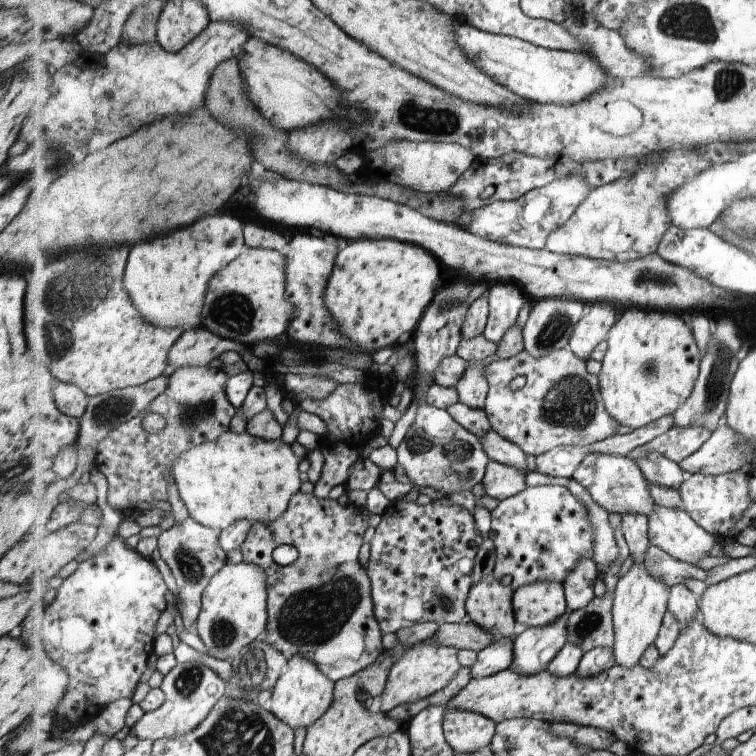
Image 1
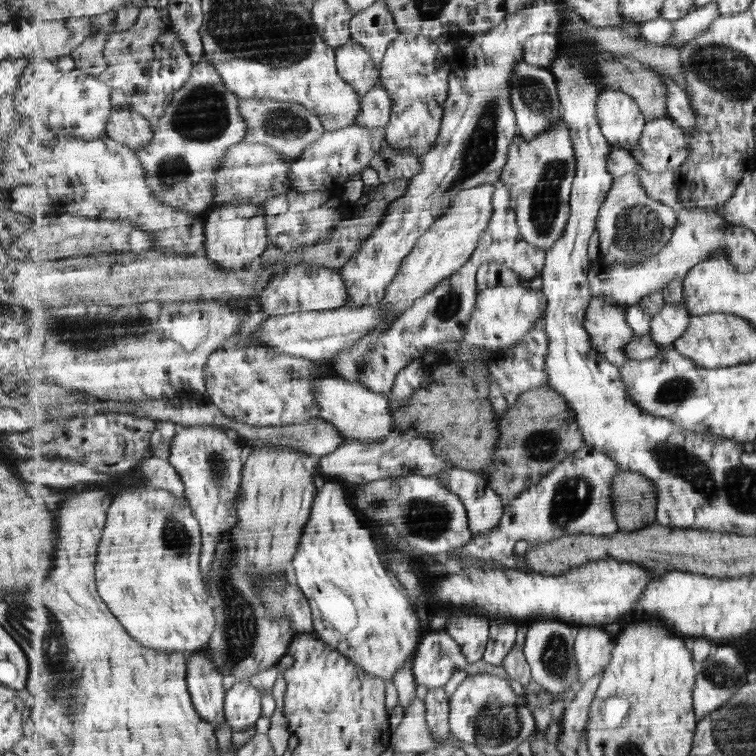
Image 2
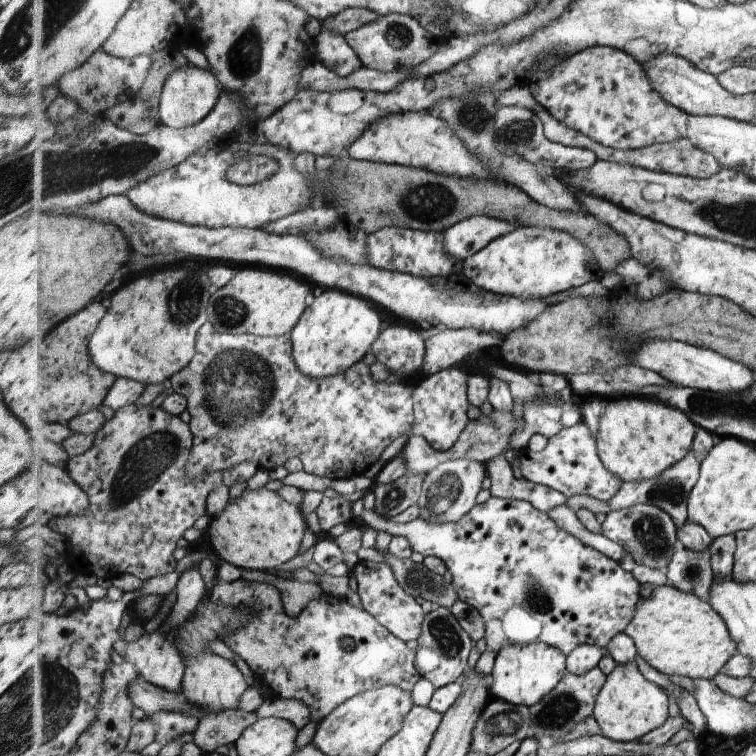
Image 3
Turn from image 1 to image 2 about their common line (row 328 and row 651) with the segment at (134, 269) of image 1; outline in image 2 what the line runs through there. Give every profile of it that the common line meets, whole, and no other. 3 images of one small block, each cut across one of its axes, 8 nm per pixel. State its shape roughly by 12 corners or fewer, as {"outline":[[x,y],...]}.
{"outline":[[115,490],[97,586],[151,650],[216,629],[188,499]]}

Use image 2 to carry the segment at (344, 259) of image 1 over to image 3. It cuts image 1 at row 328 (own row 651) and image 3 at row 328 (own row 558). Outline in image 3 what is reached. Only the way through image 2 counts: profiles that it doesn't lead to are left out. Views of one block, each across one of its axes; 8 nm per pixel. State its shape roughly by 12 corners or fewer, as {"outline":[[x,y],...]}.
{"outline":[[316,293],[290,335],[301,372],[363,360],[381,333],[373,302]]}

